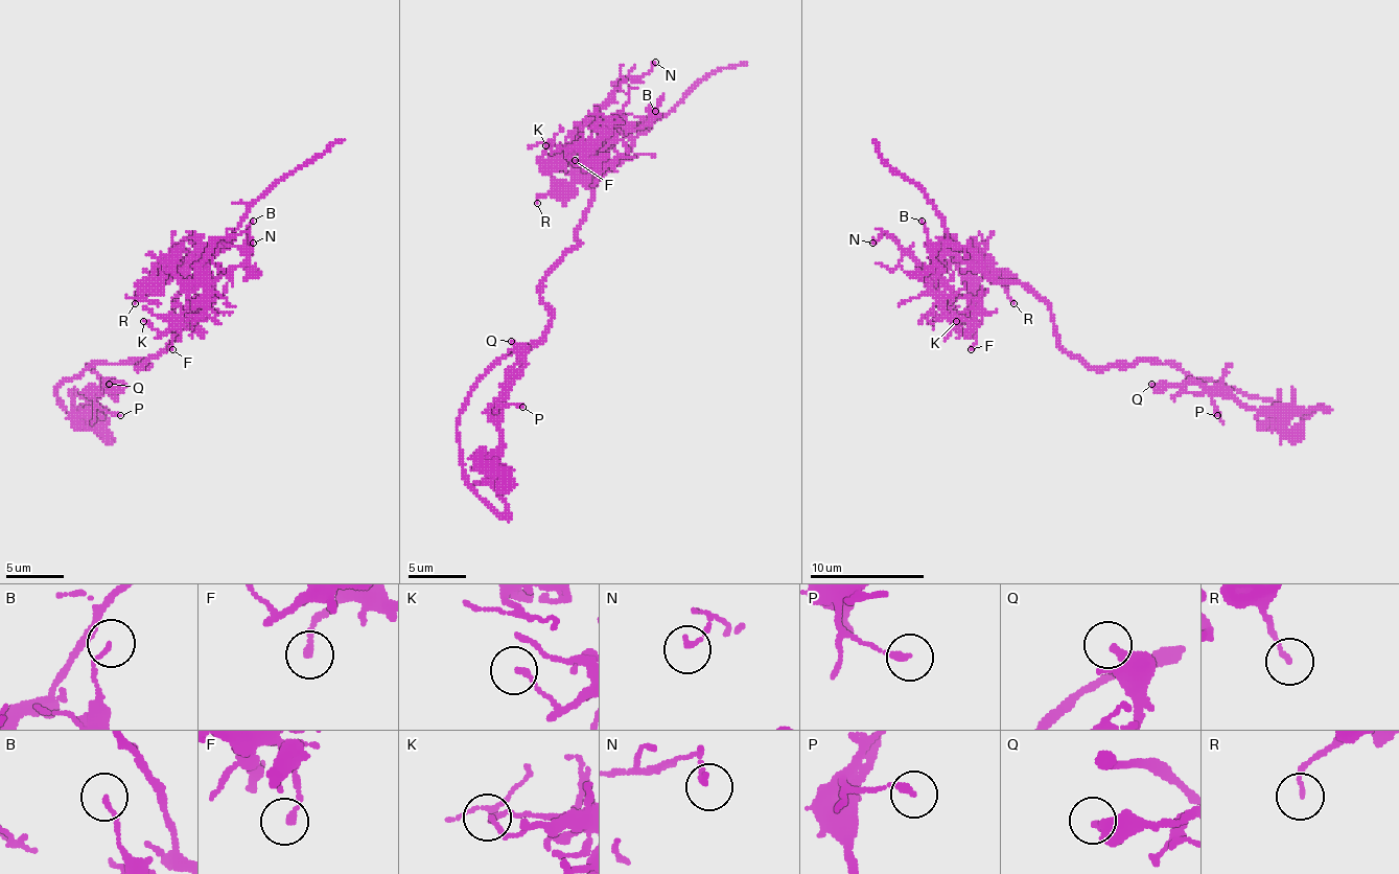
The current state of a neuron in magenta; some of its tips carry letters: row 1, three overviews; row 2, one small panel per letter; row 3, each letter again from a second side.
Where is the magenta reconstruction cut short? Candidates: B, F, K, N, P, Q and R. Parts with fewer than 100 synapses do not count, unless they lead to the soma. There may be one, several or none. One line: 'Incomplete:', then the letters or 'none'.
Incomplete: none

